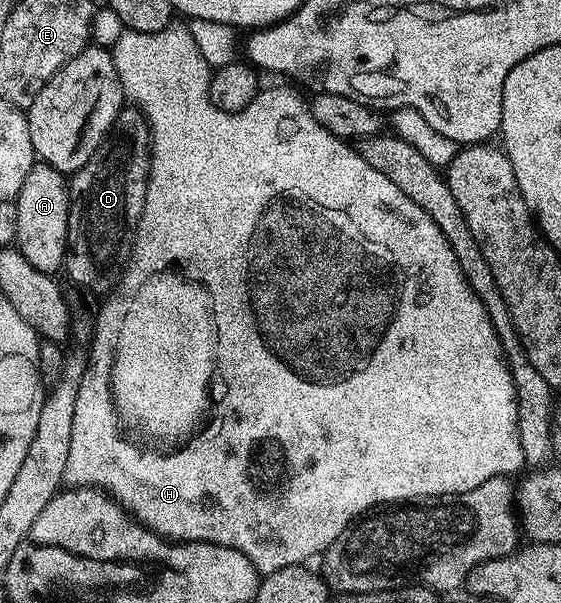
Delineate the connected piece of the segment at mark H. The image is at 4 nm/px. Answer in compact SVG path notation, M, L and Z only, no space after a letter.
M172 23L172 24L171 24L171 25L170 25L170 26L169 26L169 27L167 27L167 28L166 28L166 29L165 29L165 30L164 30L164 31L156 31L156 32L155 32L155 33L141 33L141 32L140 32L140 31L132 31L132 30L131 30L131 29L126 29L126 30L125 30L125 31L123 31L123 33L122 33L122 34L121 34L121 35L120 35L120 39L116 39L116 43L115 43L115 44L114 44L114 45L113 45L113 46L112 46L112 52L113 52L113 55L114 55L114 62L115 62L115 63L116 63L116 75L117 75L117 76L118 76L118 78L119 78L119 79L120 79L120 80L122 80L122 91L123 91L123 94L125 94L125 96L126 96L126 97L127 97L127 98L129 98L129 100L130 100L130 97L131 97L131 99L132 99L132 100L134 100L134 101L131 101L131 102L133 102L133 104L134 104L134 105L135 105L135 106L137 106L137 108L139 108L139 109L141 109L141 110L143 110L143 111L144 111L144 112L145 112L145 115L146 115L146 121L147 121L147 123L148 123L148 124L150 124L150 178L149 178L149 179L148 179L148 187L147 187L147 188L146 188L146 198L145 198L145 199L144 199L144 207L143 207L143 208L142 208L142 214L141 214L141 215L140 215L140 219L139 219L139 220L138 220L138 229L137 229L137 230L136 230L136 231L135 231L135 232L134 232L134 243L133 243L133 246L132 246L132 252L131 252L131 254L130 254L130 259L129 259L129 262L128 262L128 264L127 264L127 266L126 266L126 268L125 268L125 270L124 270L124 272L123 272L123 274L122 274L122 276L121 276L121 278L120 278L120 280L119 280L119 281L118 281L118 282L117 282L117 285L116 285L116 288L115 288L115 289L114 289L114 290L113 290L113 292L111 292L111 293L110 293L110 294L109 294L109 296L107 296L107 297L106 297L106 298L105 298L105 300L103 300L103 301L106 301L106 300L107 300L107 301L106 301L106 302L104 302L104 303L103 303L103 305L102 305L102 310L100 310L100 311L99 311L99 313L98 313L98 322L96 322L96 323L95 323L95 325L94 325L94 342L92 342L92 343L91 343L91 345L90 345L90 349L89 349L89 348L88 348L88 364L87 364L87 366L86 366L86 374L85 374L85 375L83 375L83 376L82 376L82 382L81 382L81 383L80 383L80 391L79 391L79 392L78 392L78 394L77 394L77 395L76 395L76 411L75 411L75 412L74 412L74 418L73 418L73 419L72 419L72 429L73 429L73 431L72 431L72 445L73 445L73 447L72 447L72 449L71 449L71 450L70 450L70 458L69 458L69 459L68 459L68 467L67 467L67 468L66 468L66 479L65 479L65 484L66 484L66 485L67 485L67 486L70 486L70 487L97 487L97 488L99 488L99 489L101 489L101 490L103 490L103 491L105 491L105 492L107 492L107 493L109 493L109 494L110 494L110 496L111 496L111 497L113 497L113 498L114 498L114 500L115 500L115 501L117 501L117 502L118 502L118 504L119 504L119 505L121 505L121 506L122 506L122 508L123 508L123 509L125 509L125 510L126 510L126 512L127 512L127 513L129 513L129 514L130 514L130 516L131 516L131 517L133 517L133 518L134 518L134 520L135 520L135 521L139 521L139 522L140 522L140 524L141 524L141 525L145 525L145 526L146 526L146 528L148 528L148 529L150 529L150 530L152 530L152 531L153 531L153 533L158 533L158 534L160 534L160 536L161 536L161 537L165 537L165 538L167 538L167 539L169 539L169 540L172 540L172 541L207 541L207 542L208 542L208 543L216 543L216 544L217 544L217 545L223 545L223 546L224 546L224 547L232 547L232 548L233 548L233 549L239 549L239 550L240 550L240 551L241 551L241 552L242 552L242 553L243 553L243 554L244 554L244 555L248 555L248 559L249 559L249 560L250 560L250 562L252 562L252 563L253 563L253 564L254 564L254 565L255 565L255 567L257 567L257 569L258 569L258 571L259 571L259 574L262 574L262 575L265 575L265 574L267 574L267 573L275 573L275 572L276 572L276 571L280 571L280 570L281 570L281 569L283 569L283 568L284 568L284 567L288 567L288 566L289 566L289 565L300 565L300 564L303 564L303 563L306 563L306 562L309 562L309 560L308 560L308 559L309 559L309 557L314 557L314 556L315 556L315 557L314 557L314 558L317 558L317 557L318 557L318 556L319 556L319 555L321 555L321 554L323 554L323 553L325 553L325 552L326 552L326 548L327 548L327 547L328 547L328 546L330 546L330 544L332 544L332 542L333 542L333 541L334 541L334 540L335 540L335 539L336 539L336 538L338 538L338 536L339 536L339 535L340 535L340 531L344 531L344 530L345 530L345 529L347 529L347 527L349 527L349 526L350 526L350 524L351 524L351 523L353 523L353 521L355 521L355 519L357 519L357 518L359 518L359 517L361 517L361 516L362 516L362 514L363 514L363 513L365 513L365 512L367 512L367 511L370 511L370 510L373 510L373 509L374 509L374 508L375 508L375 507L382 507L382 506L385 506L385 505L386 505L386 504L387 504L387 503L414 503L414 502L417 502L417 501L418 501L418 500L419 500L419 499L442 499L442 498L445 498L445 497L442 497L442 496L444 496L444 495L445 495L445 493L459 493L459 495L465 495L465 494L467 494L467 493L472 493L472 492L474 492L474 490L475 490L475 489L480 489L480 488L483 488L483 487L486 487L486 486L489 486L489 485L490 485L490 484L491 484L491 482L490 482L490 480L492 480L492 479L493 479L493 477L498 477L498 478L497 478L497 479L502 479L502 478L505 478L505 477L506 477L506 476L507 476L507 475L514 475L514 474L510 474L510 473L514 473L514 472L516 472L516 471L517 471L517 469L518 469L518 468L520 468L520 467L521 467L521 468L523 468L523 466L525 466L525 465L526 465L526 460L525 460L525 459L524 459L524 453L523 453L523 451L522 451L522 448L521 448L521 447L520 447L520 435L519 435L519 434L518 434L518 400L517 400L517 399L516 399L516 391L515 391L515 390L514 390L514 380L513 380L513 379L512 379L512 375L511 375L511 374L510 374L510 369L509 369L509 368L508 368L508 366L507 366L507 365L506 365L506 358L505 358L505 357L503 357L503 356L502 356L502 344L501 344L501 343L500 343L500 339L499 339L499 338L498 338L498 336L497 336L497 335L496 335L496 331L495 331L495 330L494 330L494 328L493 328L493 327L492 327L492 319L488 319L488 311L484 311L484 303L480 303L480 299L479 299L479 298L478 298L478 296L477 296L477 295L476 295L476 291L472 291L472 287L470 287L470 286L469 286L469 285L468 285L468 279L464 279L464 271L463 271L463 270L462 270L462 268L461 268L461 267L460 267L460 263L458 263L458 262L457 262L457 261L456 261L456 255L454 255L454 254L453 254L453 253L452 253L452 247L451 247L451 246L450 246L450 244L449 244L449 243L448 243L448 239L446 239L446 238L445 238L445 237L444 237L444 235L443 235L443 234L442 234L442 232L441 232L441 231L440 231L440 227L436 227L436 223L435 223L435 222L434 222L434 221L433 221L433 219L431 219L431 218L430 218L430 217L429 217L429 215L428 215L428 214L427 214L427 213L426 213L426 212L425 212L425 211L423 211L423 210L422 210L422 209L421 209L421 208L420 208L420 207L418 207L418 206L417 206L417 205L416 205L416 203L412 203L412 199L408 199L408 195L404 195L404 191L400 191L400 187L396 187L396 183L392 183L392 179L388 179L388 178L387 178L387 177L385 177L385 176L384 176L384 175L380 175L380 171L376 171L376 170L375 170L375 169L374 169L374 168L373 168L373 167L371 167L371 166L370 166L370 165L369 165L369 164L368 164L368 163L364 163L364 159L363 159L363 158L362 158L362 155L361 155L361 153L359 153L359 152L358 152L358 150L357 150L357 148L355 148L355 146L354 146L354 145L353 145L353 144L350 144L350 143L347 143L347 142L346 142L346 141L345 141L345 140L342 140L342 139L341 139L341 138L339 138L339 137L334 137L334 136L333 136L333 135L332 135L332 134L330 134L330 133L329 133L329 132L328 132L328 131L327 131L327 130L326 130L326 129L325 129L325 127L324 127L324 126L321 126L321 125L320 125L320 123L318 123L318 122L317 122L317 121L316 121L316 119L315 119L315 118L314 118L314 117L312 117L312 116L311 116L311 115L310 115L310 113L309 113L309 112L308 112L308 109L307 109L307 106L306 106L306 105L305 105L305 104L304 104L304 103L303 103L303 106L302 106L302 101L301 101L301 99L300 99L300 98L298 98L298 97L297 97L297 95L296 95L296 94L294 94L294 93L266 93L266 91L259 91L259 92L258 92L258 94L257 94L257 95L256 95L256 96L254 96L254 98L253 98L253 99L252 99L252 103L248 103L248 107L244 107L244 111L240 111L240 112L239 112L239 113L229 113L229 112L228 112L228 111L220 111L220 110L219 110L219 109L218 109L218 108L217 108L217 107L215 107L215 106L214 106L214 104L213 104L213 103L211 103L211 101L210 101L210 75L211 75L211 70L210 70L210 69L209 69L209 68L207 68L207 69L206 69L206 65L207 65L207 62L206 62L206 61L205 61L205 60L204 60L204 58L203 58L203 57L202 57L202 55L201 55L201 53L194 53L194 46L195 46L195 45L190 45L190 41L186 41L186 34L187 34L187 33L188 33L188 32L189 32L189 31L190 31L190 30L189 30L189 28L187 28L187 26L186 26L186 25L185 25L185 24L182 24L182 25L178 25L178 24L179 24L179 23Z

